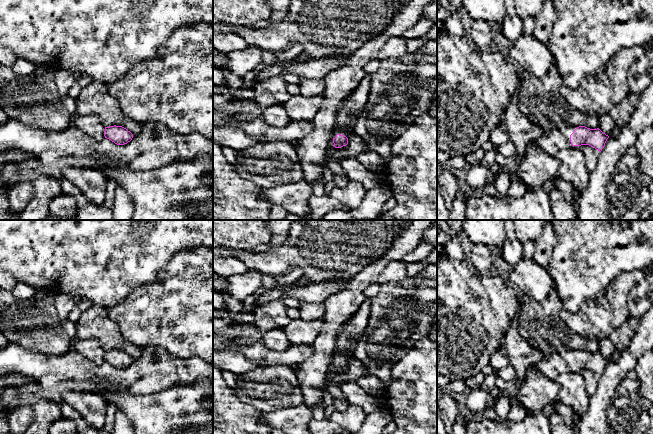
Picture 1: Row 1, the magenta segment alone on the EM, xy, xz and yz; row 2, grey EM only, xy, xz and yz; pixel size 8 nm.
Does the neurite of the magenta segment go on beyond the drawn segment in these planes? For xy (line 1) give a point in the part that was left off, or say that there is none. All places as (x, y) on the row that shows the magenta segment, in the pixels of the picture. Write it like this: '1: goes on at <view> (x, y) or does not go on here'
1: does not go on here

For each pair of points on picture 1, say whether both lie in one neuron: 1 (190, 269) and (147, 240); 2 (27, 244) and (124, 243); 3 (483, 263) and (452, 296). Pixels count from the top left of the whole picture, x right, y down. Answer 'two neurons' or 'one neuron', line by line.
1: two neurons
2: one neuron
3: two neurons

